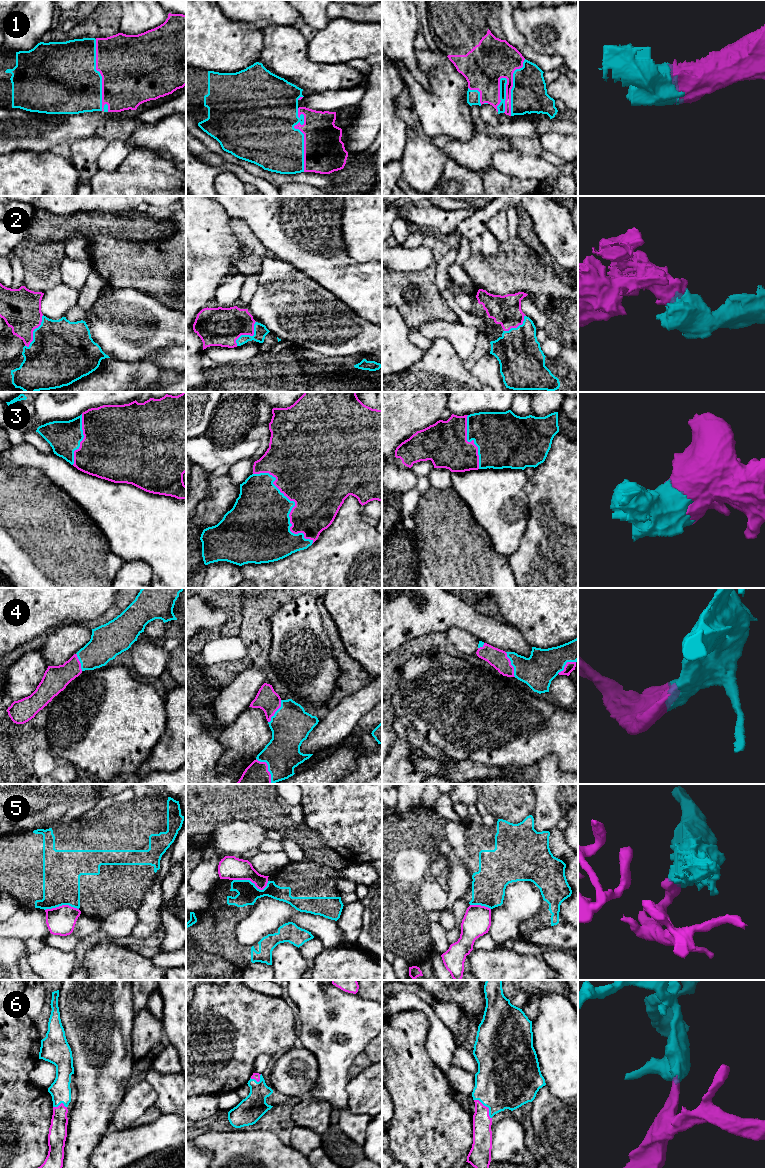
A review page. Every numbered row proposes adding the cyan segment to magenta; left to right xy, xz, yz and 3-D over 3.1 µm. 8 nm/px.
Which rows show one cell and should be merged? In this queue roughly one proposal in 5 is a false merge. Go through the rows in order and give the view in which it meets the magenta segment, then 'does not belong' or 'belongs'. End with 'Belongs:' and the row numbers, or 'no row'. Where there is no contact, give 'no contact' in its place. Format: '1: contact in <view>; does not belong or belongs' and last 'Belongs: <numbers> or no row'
1: contact in xy; belongs
2: contact in xy; belongs
3: contact in xz; belongs
4: contact in yz; belongs
5: contact in xz; does not belong
6: contact in yz; belongs
Belongs: 1, 2, 3, 4, 6

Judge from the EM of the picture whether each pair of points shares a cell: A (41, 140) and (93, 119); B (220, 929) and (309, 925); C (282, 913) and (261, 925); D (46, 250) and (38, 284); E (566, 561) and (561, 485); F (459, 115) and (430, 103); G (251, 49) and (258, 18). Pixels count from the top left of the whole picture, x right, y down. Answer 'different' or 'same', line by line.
A: same
B: different
C: same
D: same
E: same
F: same
G: different

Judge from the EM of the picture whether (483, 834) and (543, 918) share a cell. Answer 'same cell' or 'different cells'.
same cell

